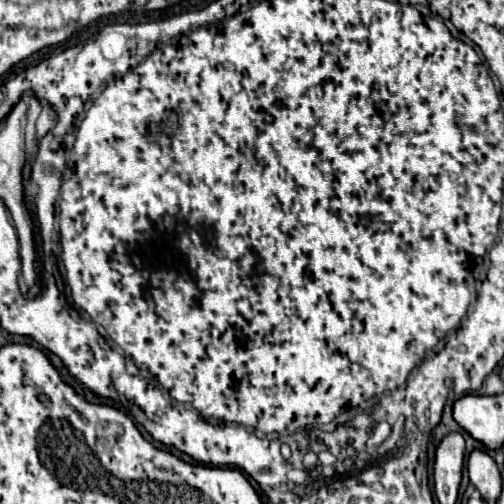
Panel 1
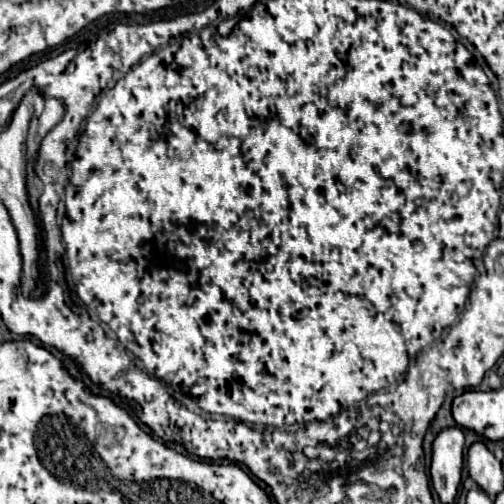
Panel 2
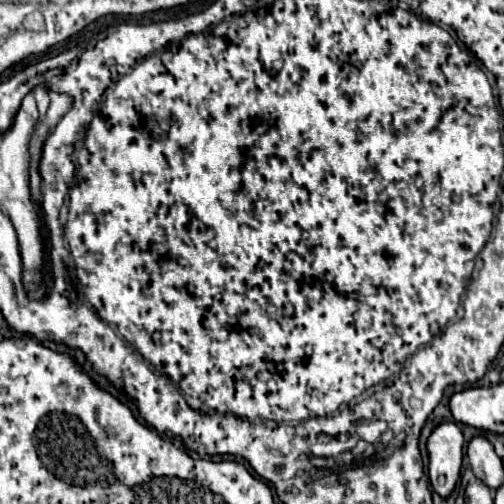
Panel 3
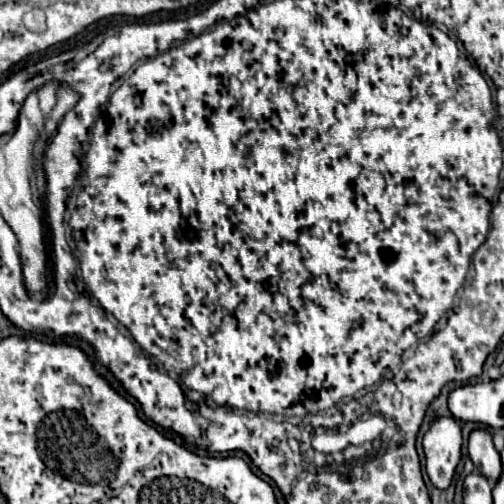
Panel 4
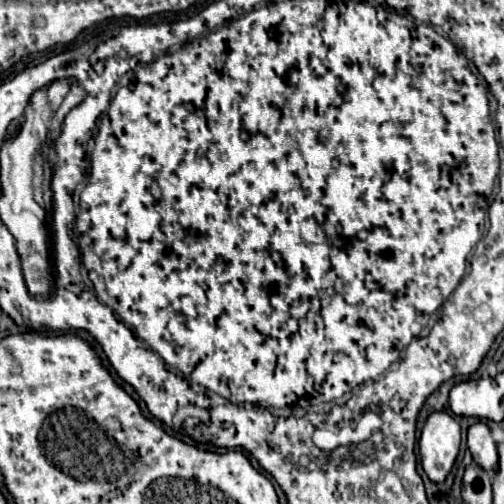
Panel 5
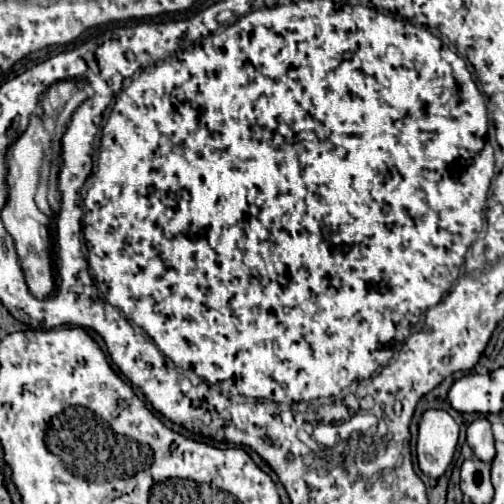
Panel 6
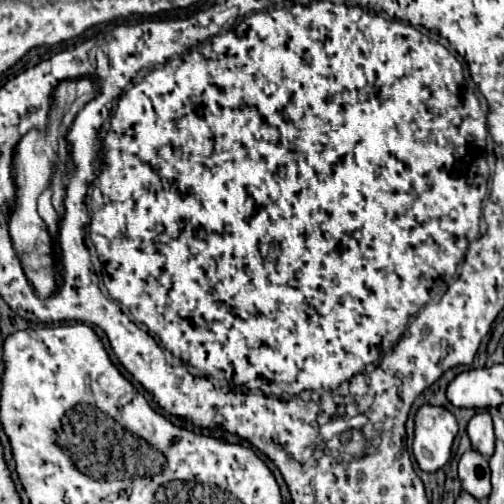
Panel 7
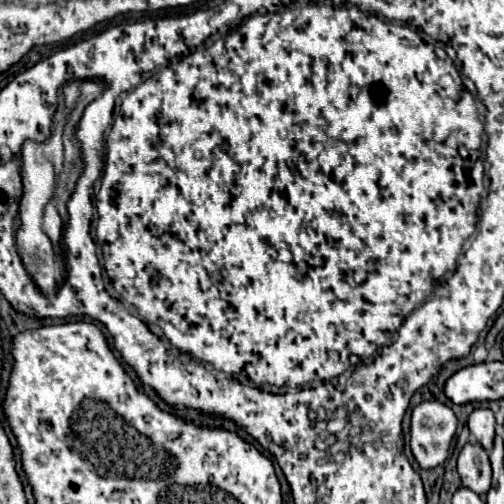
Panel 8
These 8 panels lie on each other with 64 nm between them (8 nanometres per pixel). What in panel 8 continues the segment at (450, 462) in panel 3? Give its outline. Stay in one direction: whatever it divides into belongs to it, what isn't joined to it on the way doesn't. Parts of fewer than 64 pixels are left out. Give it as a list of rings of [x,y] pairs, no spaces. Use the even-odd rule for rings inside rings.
[[[422,402],[412,410],[412,454],[420,468],[430,470],[446,462],[458,420],[454,412],[436,402]]]

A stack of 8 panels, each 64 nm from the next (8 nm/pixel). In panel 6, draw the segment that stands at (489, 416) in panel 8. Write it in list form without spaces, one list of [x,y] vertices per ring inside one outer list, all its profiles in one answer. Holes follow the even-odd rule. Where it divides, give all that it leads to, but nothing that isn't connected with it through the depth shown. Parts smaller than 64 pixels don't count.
[[[478,418],[468,426],[466,440],[476,458],[480,458],[482,462],[488,462],[488,464],[494,460],[494,456],[496,456],[494,438],[492,438],[492,430],[490,430],[490,422],[486,418]]]

